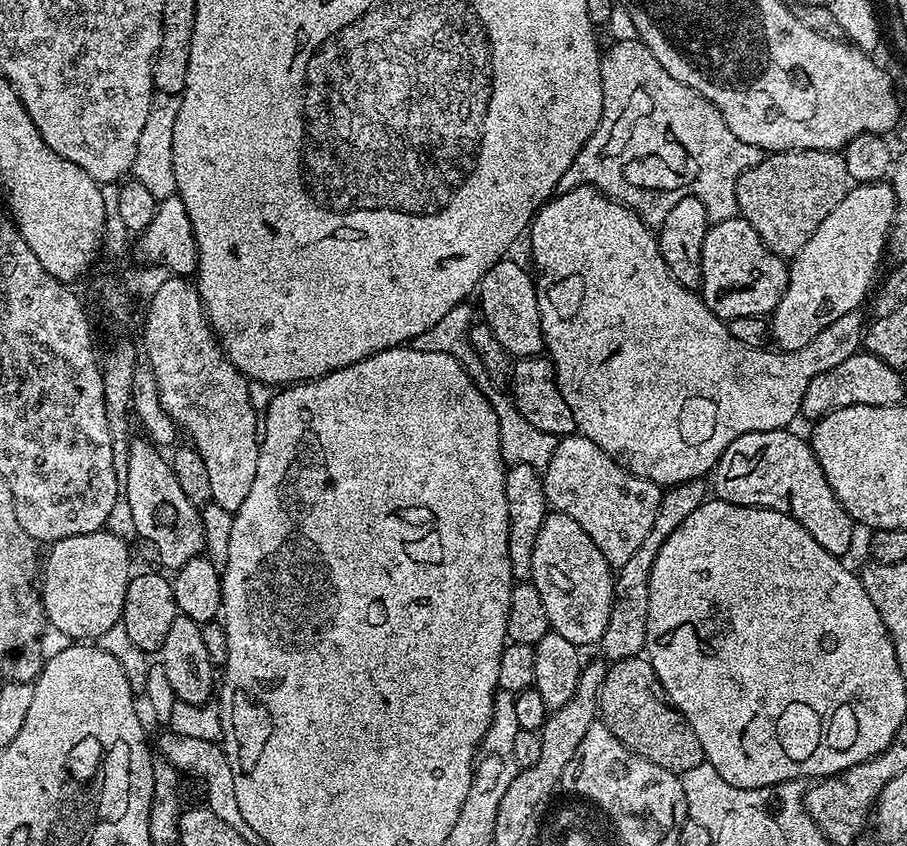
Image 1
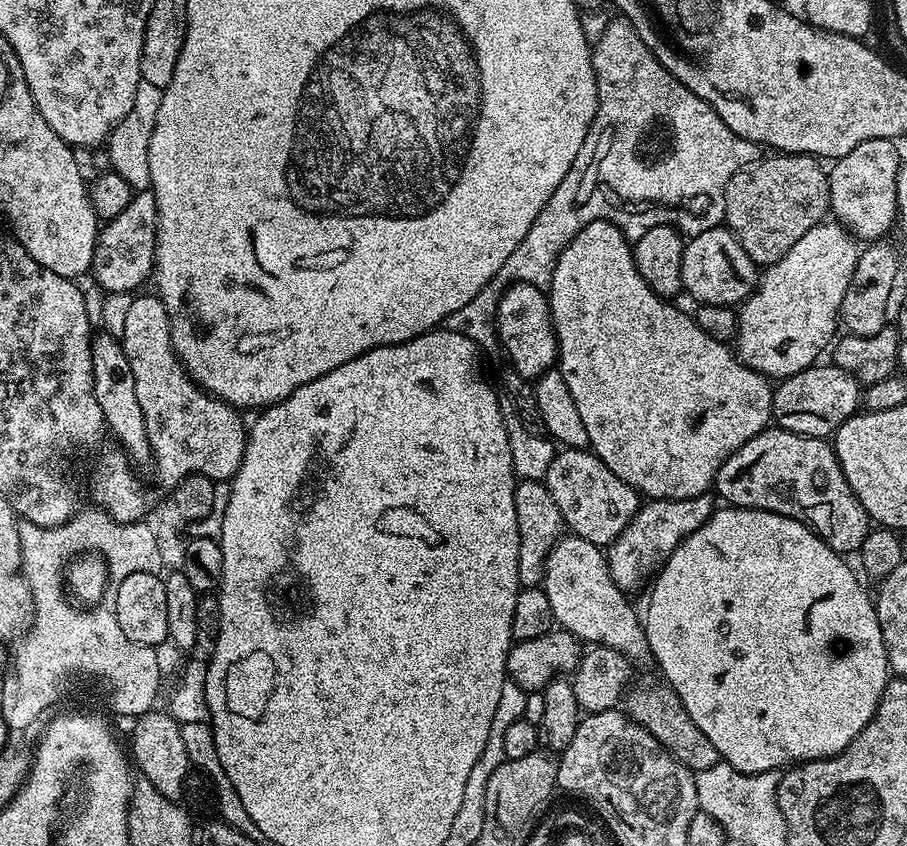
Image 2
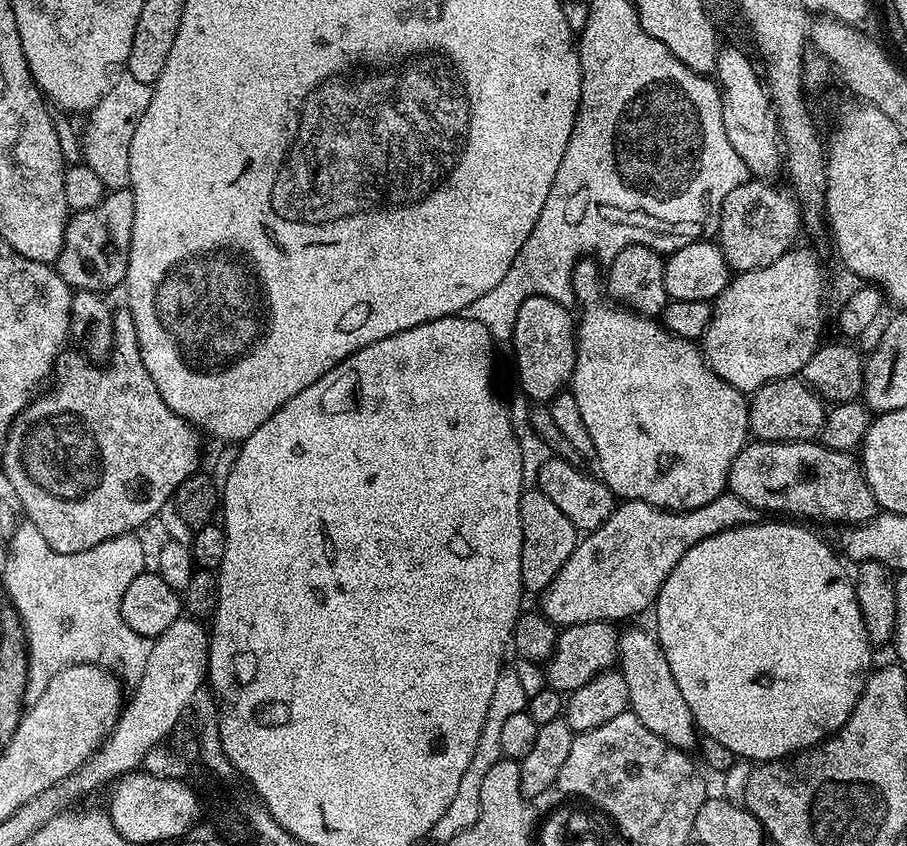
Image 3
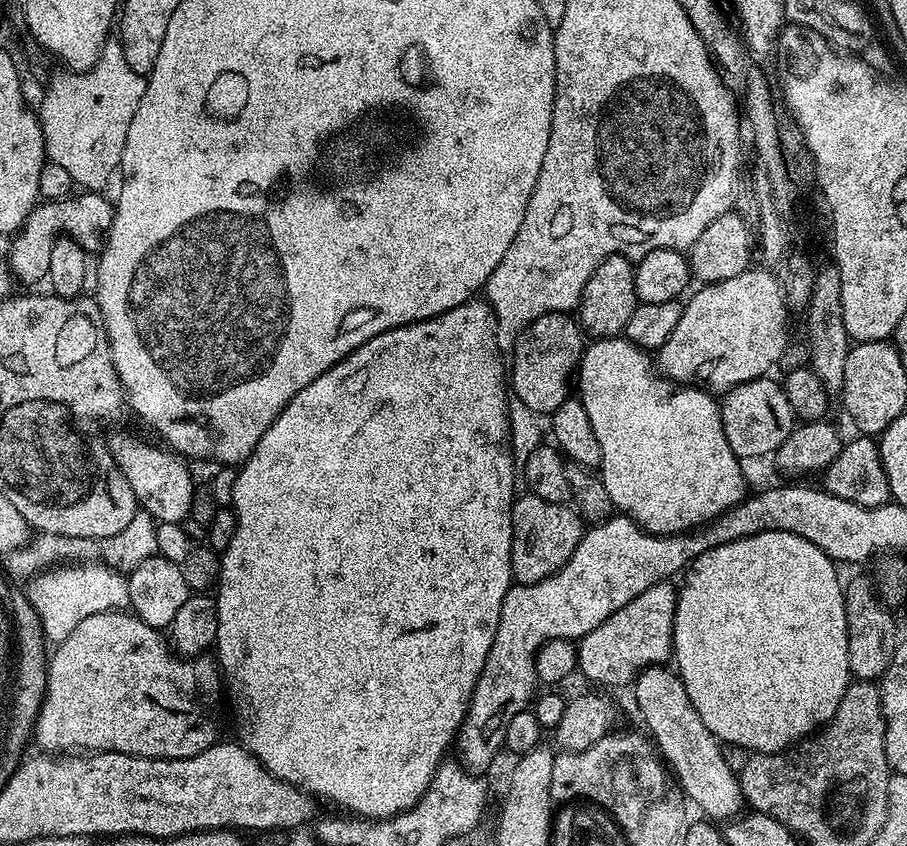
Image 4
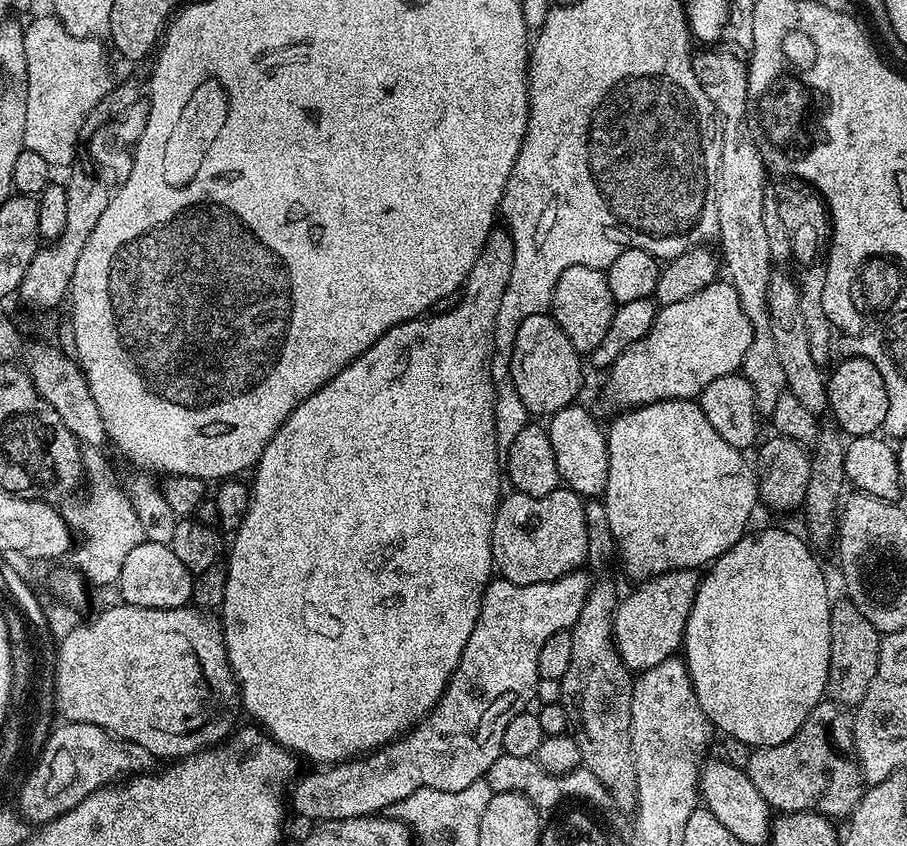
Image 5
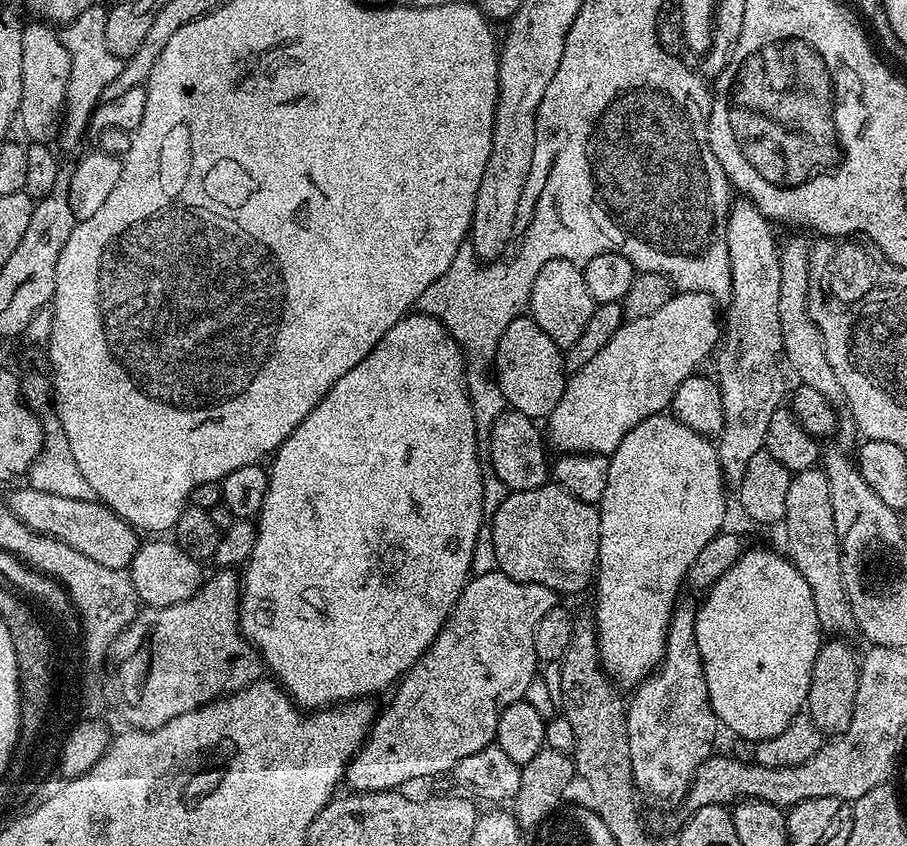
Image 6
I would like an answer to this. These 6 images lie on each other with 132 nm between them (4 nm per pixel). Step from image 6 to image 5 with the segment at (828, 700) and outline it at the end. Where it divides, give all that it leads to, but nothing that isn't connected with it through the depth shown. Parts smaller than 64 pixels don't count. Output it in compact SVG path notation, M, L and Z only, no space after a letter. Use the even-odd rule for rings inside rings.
M847 598L838 599L830 610L830 670L828 671L827 699L841 706L855 706L862 702L866 690L870 686L870 678L874 678L874 670L878 670L878 650L882 633L875 628Z

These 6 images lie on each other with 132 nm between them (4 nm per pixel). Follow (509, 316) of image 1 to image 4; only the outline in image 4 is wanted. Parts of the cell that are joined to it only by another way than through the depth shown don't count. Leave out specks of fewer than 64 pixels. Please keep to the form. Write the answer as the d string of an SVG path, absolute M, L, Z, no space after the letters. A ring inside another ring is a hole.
M551 312L530 322L510 353L511 395L519 403L530 406L530 410L537 414L551 414L558 410L558 406L569 399L568 387L571 384L573 387L574 373L579 369L585 347L581 325L571 315Z

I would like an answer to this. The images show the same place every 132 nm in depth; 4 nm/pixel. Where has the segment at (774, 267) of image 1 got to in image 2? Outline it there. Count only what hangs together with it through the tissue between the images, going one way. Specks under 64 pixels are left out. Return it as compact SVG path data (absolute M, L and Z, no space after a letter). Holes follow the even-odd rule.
M727 226L702 230L684 245L682 254L683 291L696 299L697 305L727 304L739 306L748 299L758 283L758 265L742 250L742 242Z

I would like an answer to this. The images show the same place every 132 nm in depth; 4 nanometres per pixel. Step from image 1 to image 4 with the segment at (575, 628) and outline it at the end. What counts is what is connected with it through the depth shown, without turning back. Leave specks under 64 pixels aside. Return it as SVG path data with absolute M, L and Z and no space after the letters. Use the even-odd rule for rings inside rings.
M668 666L645 668L636 677L635 688L636 708L644 719L643 727L650 733L665 765L676 771L681 790L705 812L701 813L709 821L733 819L745 807L740 777L726 766L726 758L722 758L720 749L721 741L710 734L710 730L706 730L706 722L698 718L698 710L694 710L679 675Z

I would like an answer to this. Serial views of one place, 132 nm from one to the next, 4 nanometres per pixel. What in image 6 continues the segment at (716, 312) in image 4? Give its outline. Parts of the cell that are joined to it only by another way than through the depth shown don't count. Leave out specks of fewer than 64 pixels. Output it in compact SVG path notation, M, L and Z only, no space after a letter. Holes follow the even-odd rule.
M677 291L670 302L666 302L666 306L662 306L662 310L658 310L655 314L649 314L646 318L638 318L637 320L628 320L620 327L618 334L614 334L614 338L610 342L606 342L606 346L602 346L602 350L598 350L598 354L594 354L594 358L590 358L590 362L586 362L586 366L582 366L582 370L571 373L567 377L564 385L564 393L562 398L558 398L558 406L546 418L548 424L548 432L546 428L546 436L557 449L557 453L566 452L598 452L601 454L611 454L611 452L620 445L622 438L626 438L626 434L630 434L630 430L634 430L634 426L638 426L638 422L642 422L651 416L659 416L671 405L674 394L678 390L678 386L682 386L682 382L686 382L686 378L697 375L701 371L700 363L704 359L711 357L717 351L718 345L722 339L722 316L716 313L718 308L717 301L711 296L702 294L701 292L681 292Z

